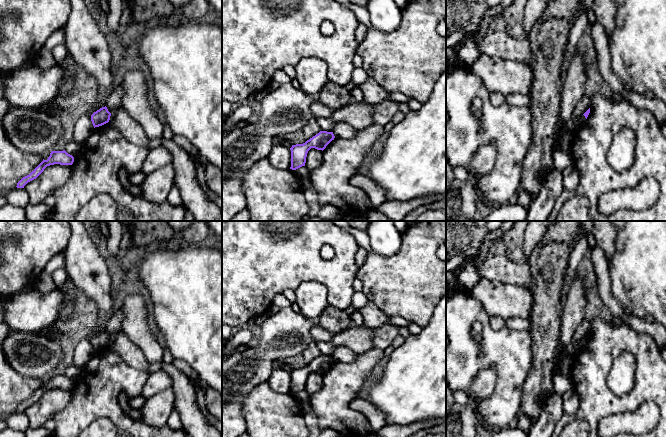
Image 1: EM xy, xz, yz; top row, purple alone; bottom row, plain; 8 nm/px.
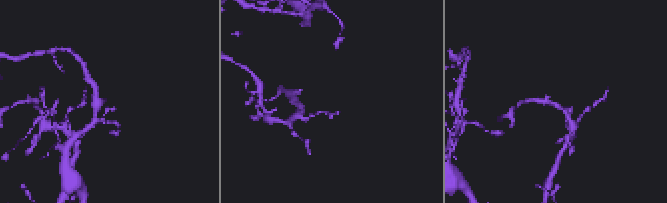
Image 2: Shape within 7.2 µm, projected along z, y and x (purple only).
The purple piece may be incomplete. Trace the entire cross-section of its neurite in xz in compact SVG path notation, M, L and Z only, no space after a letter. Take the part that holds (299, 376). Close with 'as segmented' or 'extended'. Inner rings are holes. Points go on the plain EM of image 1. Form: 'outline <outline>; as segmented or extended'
outline M320 355L318 358L307 364L303 368L292 369L291 374L291 391L290 393L296 394L305 390L307 377L311 372L317 374L324 374L326 370L334 364L333 356Z; as segmented

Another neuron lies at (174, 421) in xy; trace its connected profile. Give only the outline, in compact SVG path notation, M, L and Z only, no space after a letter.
M176 408L173 409L172 413L170 414L168 420L167 420L167 425L170 428L176 429L176 430L184 430L180 415Z

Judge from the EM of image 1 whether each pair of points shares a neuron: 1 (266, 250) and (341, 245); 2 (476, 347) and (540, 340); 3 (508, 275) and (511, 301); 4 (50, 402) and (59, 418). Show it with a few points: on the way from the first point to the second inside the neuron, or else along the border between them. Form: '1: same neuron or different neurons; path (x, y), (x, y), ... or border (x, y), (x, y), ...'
1: same neuron; path (285, 247), (305, 247), (312, 240), (322, 240)
2: different neurons; border (529, 331), (531, 337), (531, 365)
3: different neurons; border (486, 278), (492, 281), (516, 284), (529, 288)
4: different neurons; border (71, 394), (71, 400), (52, 418)

